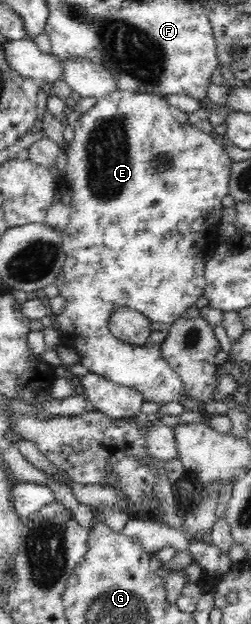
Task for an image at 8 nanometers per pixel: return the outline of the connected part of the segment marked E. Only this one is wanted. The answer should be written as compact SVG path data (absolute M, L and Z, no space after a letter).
M115 91L113 94L103 97L98 103L87 111L81 114L79 119L74 124L74 137L66 143L67 152L67 167L65 167L64 178L65 185L71 189L71 198L69 199L71 208L70 220L67 227L62 231L62 246L66 253L64 266L59 271L55 284L61 296L67 301L63 312L56 315L57 323L62 335L65 337L77 337L77 341L82 341L81 347L73 347L79 351L81 357L87 357L95 363L83 363L90 372L105 376L105 379L119 385L134 387L143 395L145 401L158 403L162 411L172 410L175 404L183 399L183 380L173 371L173 368L167 363L162 356L160 343L148 342L143 347L138 345L129 345L119 341L109 330L109 317L111 313L120 308L129 308L139 311L149 321L171 325L177 319L185 316L185 312L191 306L198 303L200 297L204 296L205 291L205 276L204 269L206 266L204 249L207 247L207 239L211 237L213 231L218 232L218 226L221 222L221 213L224 207L221 206L221 199L228 194L229 178L231 178L231 167L234 165L229 158L225 148L217 143L211 134L205 133L203 130L197 129L190 121L189 116L184 111L173 107L167 102L165 96L151 95L147 93L133 91Z

